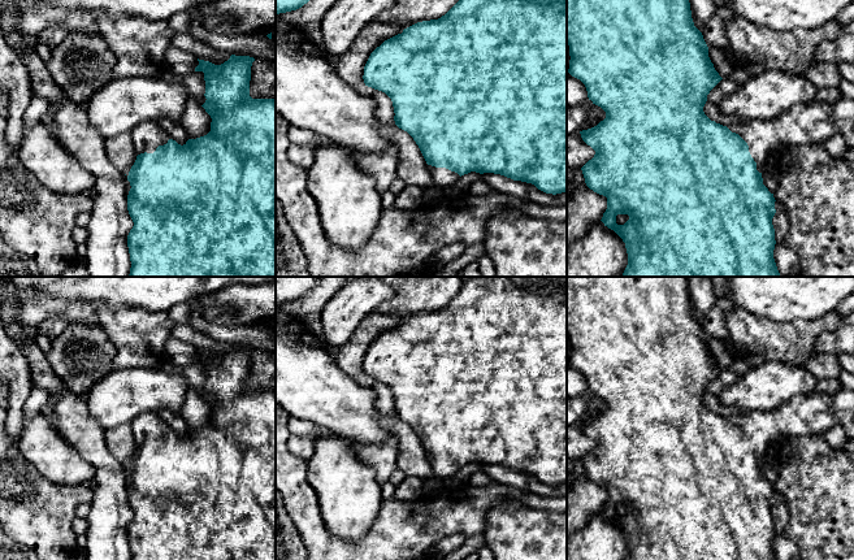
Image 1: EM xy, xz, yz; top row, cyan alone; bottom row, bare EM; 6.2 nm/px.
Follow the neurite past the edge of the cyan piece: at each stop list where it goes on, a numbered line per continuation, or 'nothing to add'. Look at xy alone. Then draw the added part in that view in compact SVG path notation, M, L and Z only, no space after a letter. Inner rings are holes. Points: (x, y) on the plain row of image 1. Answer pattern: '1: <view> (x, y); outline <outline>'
1: xy (148, 426); outline M146 412L130 422L136 446L153 444L159 437L168 434L170 427L157 414L157 412Z

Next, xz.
1: xz (442, 469); outline M426 456L426 460L432 468L432 476L424 481L422 494L437 495L446 492L447 481L459 472L460 466L446 459Z

